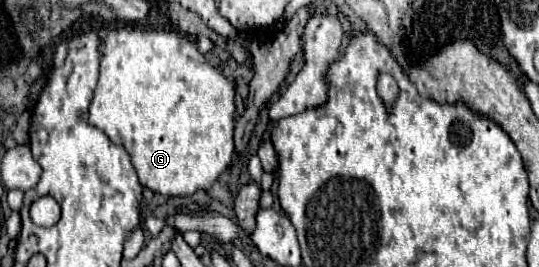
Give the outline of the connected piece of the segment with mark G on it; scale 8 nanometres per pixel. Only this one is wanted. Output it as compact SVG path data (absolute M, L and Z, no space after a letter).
M115 28L111 29L102 38L100 38L100 80L98 86L94 90L94 98L90 102L90 116L88 122L96 128L100 128L114 144L120 144L126 148L126 152L132 158L132 164L136 168L138 180L144 188L158 192L162 196L174 196L174 198L184 198L184 196L192 196L198 190L206 190L210 188L216 178L230 166L232 162L232 152L234 152L234 84L218 70L214 68L196 48L196 44L192 40L188 40L186 36L178 34L178 32L170 32L170 30L144 30L140 28Z

